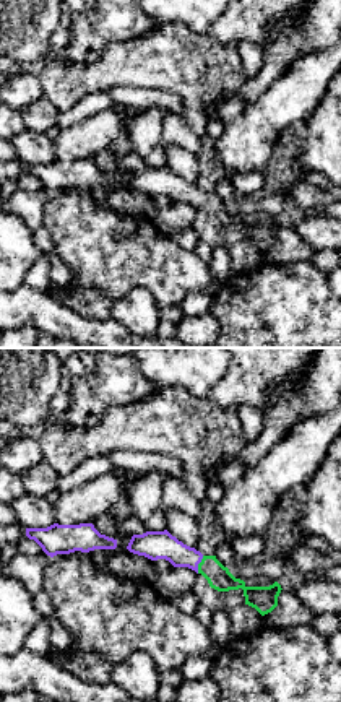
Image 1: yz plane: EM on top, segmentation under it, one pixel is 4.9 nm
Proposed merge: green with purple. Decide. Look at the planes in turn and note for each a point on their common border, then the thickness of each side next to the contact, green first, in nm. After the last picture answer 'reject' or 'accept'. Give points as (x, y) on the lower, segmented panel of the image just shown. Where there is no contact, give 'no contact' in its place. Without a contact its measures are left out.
contact (198, 564); calibres 120 and 140 nm

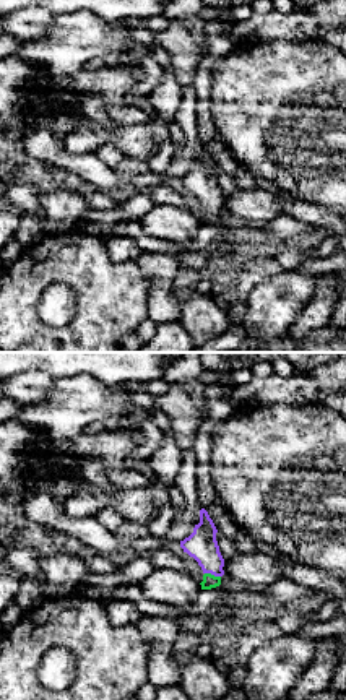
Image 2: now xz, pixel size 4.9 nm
contact (213, 575); calibres 70 and 150 nm

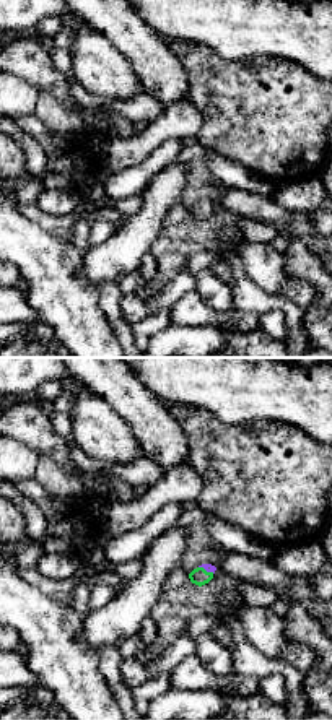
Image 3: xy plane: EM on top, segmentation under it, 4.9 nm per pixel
contact (205, 571); calibres 90 and 50 nm

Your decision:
accept

